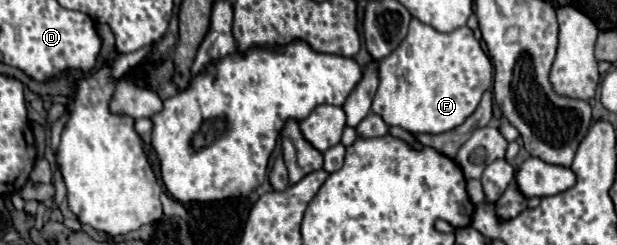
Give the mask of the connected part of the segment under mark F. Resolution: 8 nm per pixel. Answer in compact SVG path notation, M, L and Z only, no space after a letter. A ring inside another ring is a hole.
M412 19L406 39L392 51L392 55L378 63L378 69L380 83L372 101L372 111L380 115L388 125L398 125L410 133L444 133L464 123L464 119L478 107L482 93L492 85L494 75L490 59L480 49L480 43L474 39L468 27L442 33L418 19Z

